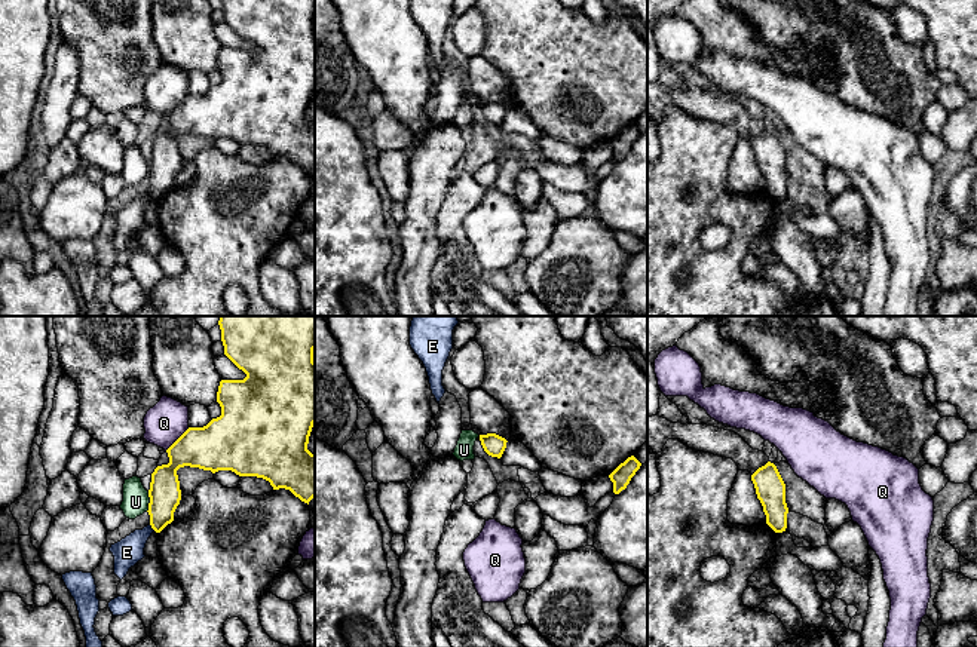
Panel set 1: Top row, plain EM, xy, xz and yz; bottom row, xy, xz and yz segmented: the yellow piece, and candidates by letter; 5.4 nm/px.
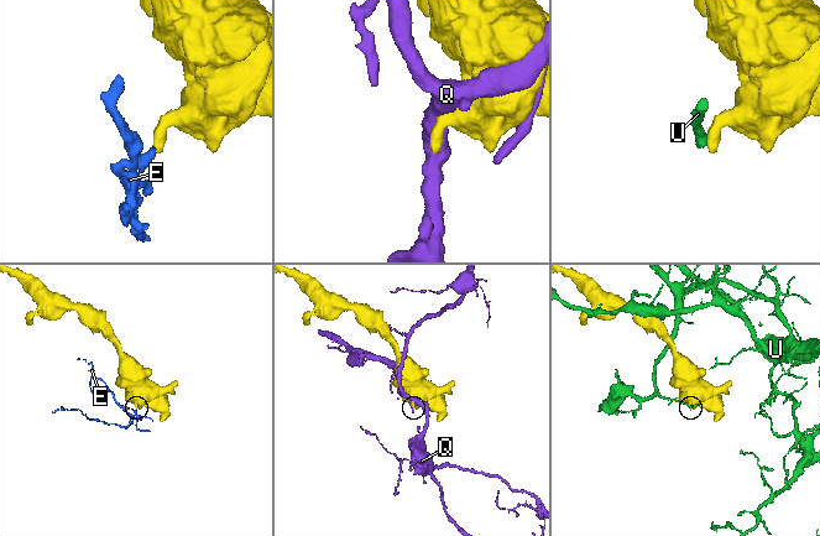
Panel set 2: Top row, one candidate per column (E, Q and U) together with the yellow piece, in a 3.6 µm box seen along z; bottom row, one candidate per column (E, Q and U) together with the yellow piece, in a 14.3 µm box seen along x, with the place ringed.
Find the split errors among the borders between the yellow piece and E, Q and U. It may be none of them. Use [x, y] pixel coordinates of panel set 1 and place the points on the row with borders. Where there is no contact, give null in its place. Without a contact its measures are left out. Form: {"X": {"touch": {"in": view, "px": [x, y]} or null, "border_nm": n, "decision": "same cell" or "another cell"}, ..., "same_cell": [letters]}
{"E": {"touch": {"in": "xy", "px": [152, 527]}, "border_nm": 50, "decision": "another cell"}, "Q": {"touch": {"in": "xy", "px": [178, 438]}, "border_nm": 180, "decision": "another cell"}, "U": {"touch": {"in": "xy", "px": [150, 502]}, "border_nm": 110, "decision": "another cell"}, "same_cell": []}

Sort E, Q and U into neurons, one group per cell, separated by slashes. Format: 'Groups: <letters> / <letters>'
Groups: E / Q / U

